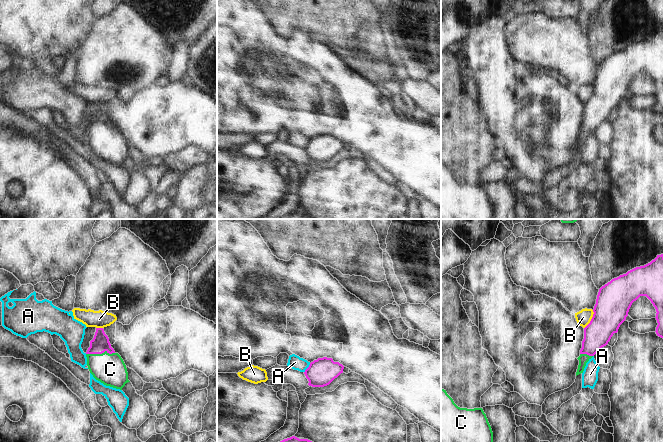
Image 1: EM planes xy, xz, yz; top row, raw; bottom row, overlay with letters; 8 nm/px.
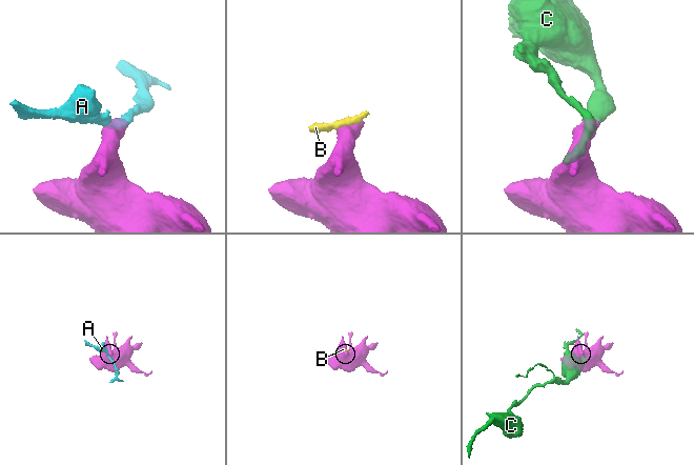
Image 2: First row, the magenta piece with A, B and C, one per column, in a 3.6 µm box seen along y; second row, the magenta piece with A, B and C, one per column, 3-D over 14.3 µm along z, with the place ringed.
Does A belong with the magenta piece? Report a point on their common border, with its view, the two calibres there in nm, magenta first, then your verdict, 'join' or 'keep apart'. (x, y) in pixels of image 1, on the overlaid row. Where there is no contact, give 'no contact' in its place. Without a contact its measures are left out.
xz (307, 368) | 220/110 nm | keep apart

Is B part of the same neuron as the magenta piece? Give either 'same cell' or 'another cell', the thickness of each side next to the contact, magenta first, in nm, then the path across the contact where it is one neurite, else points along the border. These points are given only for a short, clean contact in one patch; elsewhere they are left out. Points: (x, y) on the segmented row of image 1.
another cell | 280/120 nm | along yz (593, 310), (593, 316), (584, 328)

